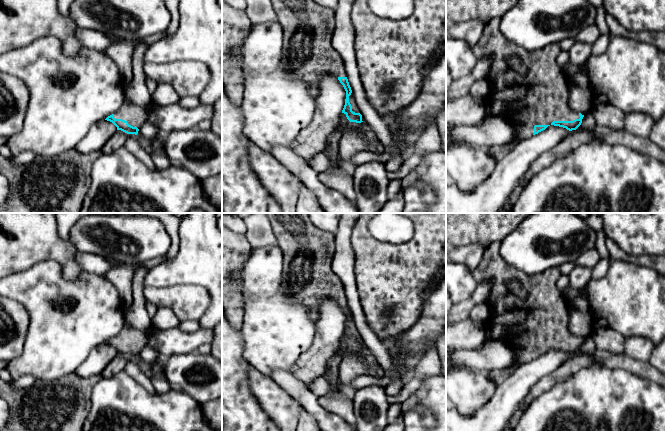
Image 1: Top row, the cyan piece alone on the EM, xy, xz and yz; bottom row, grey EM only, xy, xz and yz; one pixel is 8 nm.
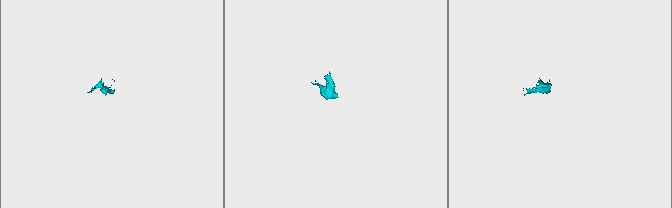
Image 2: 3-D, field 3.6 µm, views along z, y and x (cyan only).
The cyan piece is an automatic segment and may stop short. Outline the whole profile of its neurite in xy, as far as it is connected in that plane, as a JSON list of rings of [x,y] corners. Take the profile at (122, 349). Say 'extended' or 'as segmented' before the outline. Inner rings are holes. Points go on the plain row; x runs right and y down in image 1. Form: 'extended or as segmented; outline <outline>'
extended; outline [[[114,338],[108,340],[105,344],[112,346],[117,351],[117,355],[102,371],[100,375],[102,378],[110,378],[123,371],[129,358],[138,358],[139,353],[137,351],[129,349],[125,344],[115,343]]]

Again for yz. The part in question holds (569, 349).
extended; outline [[[579,337],[580,342],[573,345],[553,345],[551,349],[566,352],[570,356],[555,371],[541,378],[523,399],[519,408],[524,410],[542,393],[549,390],[554,385],[561,383],[581,369],[597,366],[592,354],[582,354],[578,351],[582,347],[584,339]]]

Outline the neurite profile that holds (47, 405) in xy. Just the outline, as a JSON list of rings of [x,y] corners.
[[[75,372],[55,380],[37,379],[27,389],[15,389],[0,377],[0,396],[10,408],[10,418],[0,431],[82,431],[91,406],[93,386],[101,376],[82,378]]]

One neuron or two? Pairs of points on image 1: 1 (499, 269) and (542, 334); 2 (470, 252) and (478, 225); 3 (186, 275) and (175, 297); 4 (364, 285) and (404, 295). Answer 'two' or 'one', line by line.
1: one
2: two
3: two
4: one

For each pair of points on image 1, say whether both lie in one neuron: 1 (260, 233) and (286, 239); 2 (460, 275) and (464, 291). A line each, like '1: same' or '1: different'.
1: different
2: same

